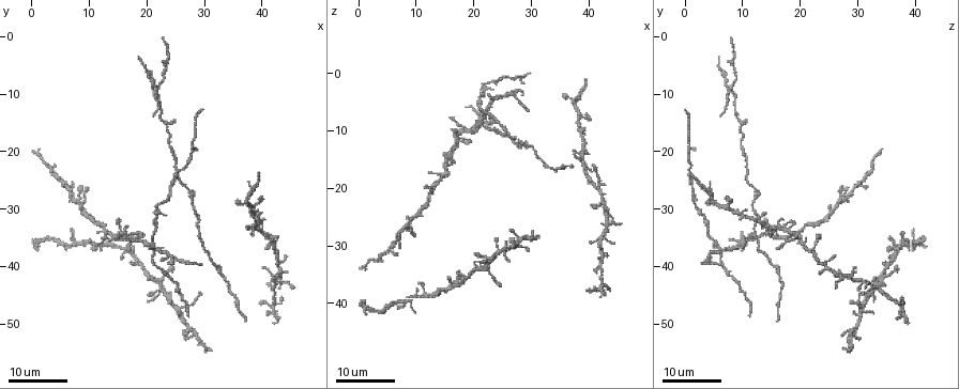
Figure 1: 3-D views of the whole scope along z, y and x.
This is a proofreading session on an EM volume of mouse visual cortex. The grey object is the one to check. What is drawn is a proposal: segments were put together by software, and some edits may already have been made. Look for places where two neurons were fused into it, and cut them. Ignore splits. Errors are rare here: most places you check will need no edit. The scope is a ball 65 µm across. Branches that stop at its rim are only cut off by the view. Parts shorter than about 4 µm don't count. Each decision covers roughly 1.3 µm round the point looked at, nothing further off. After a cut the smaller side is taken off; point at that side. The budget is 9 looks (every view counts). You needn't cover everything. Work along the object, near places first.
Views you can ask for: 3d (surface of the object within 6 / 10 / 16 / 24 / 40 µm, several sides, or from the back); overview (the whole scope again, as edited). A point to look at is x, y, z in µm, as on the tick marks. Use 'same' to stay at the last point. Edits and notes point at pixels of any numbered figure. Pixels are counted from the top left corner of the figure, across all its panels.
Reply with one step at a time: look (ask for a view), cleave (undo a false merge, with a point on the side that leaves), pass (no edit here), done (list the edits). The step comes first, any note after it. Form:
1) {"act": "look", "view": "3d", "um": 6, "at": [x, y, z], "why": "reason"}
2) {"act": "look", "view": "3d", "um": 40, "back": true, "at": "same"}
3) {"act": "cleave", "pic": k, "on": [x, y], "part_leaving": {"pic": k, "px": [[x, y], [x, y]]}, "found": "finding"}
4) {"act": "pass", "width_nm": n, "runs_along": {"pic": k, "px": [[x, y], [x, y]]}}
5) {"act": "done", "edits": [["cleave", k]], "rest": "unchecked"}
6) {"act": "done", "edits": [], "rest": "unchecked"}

{"act": "look", "view": "3d", "um": 16, "at": [21.5, 37.0, 6.5], "why": "four or more arms meet"}

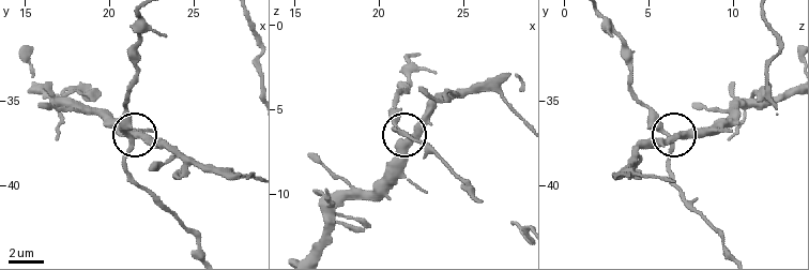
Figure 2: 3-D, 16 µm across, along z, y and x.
{"act": "look", "view": "3d", "um": 6, "at": [21.8, 37.0, 6.9], "why": "closer look"}

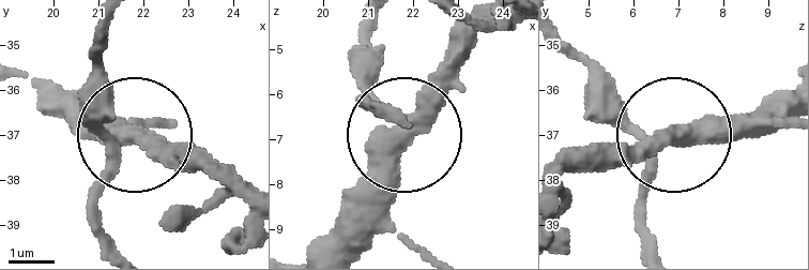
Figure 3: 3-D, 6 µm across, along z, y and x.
{"act": "pass", "width_nm": 390, "runs_along": {"pic": 3, "px": [[313, 251], [400, 135], [374, 89], [366, 24]]}, "found": "continuous, no second neuron"}

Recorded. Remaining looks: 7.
{"act": "look", "view": "3d", "um": 16, "at": [27.0, 26.5, 12.0], "why": "thick turns thin"}

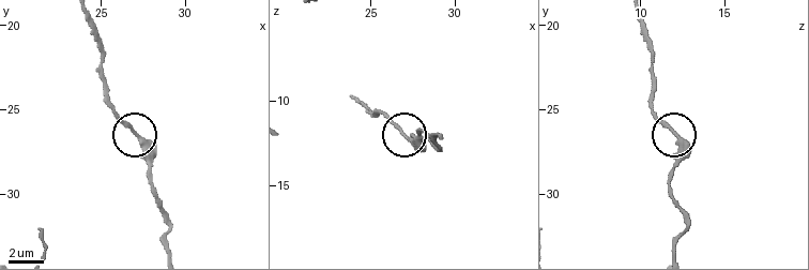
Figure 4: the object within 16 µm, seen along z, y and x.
{"act": "look", "view": "3d", "um": 6, "at": [27.2, 26.5, 12.1]}

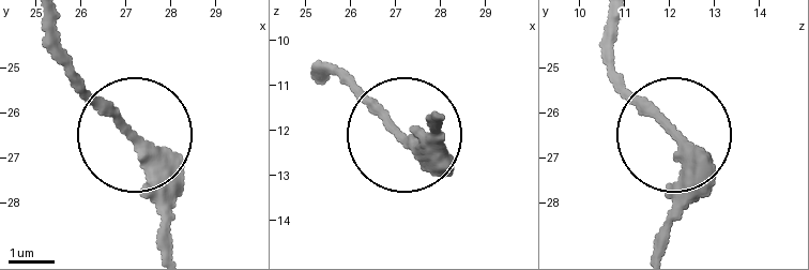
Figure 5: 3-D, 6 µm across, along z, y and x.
{"act": "look", "view": "3d", "um": 6, "back": true, "at": [27.30, 26.65, 12.25], "why": "from behind"}

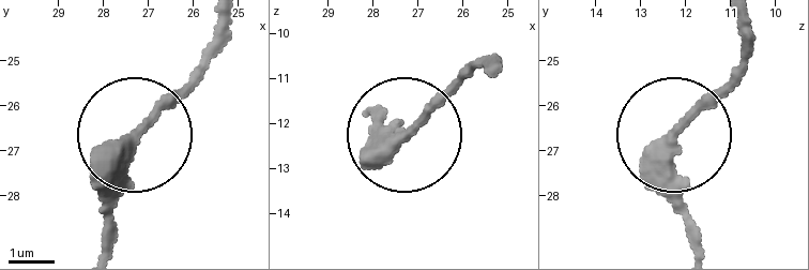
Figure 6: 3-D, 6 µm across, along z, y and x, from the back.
{"act": "pass", "found": "continuous, no second neuron"}

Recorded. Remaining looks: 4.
{"act": "look", "view": "3d", "um": 24, "at": [39.0, 33.0, 14.5], "why": "three arms meet"}

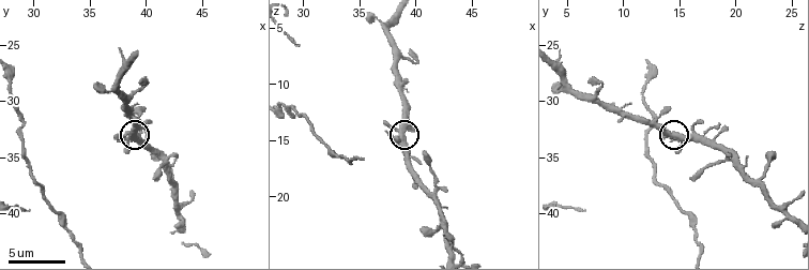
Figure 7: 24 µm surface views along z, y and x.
{"act": "look", "view": "3d", "um": 10, "at": [39.0, 33.0, 14.2]}

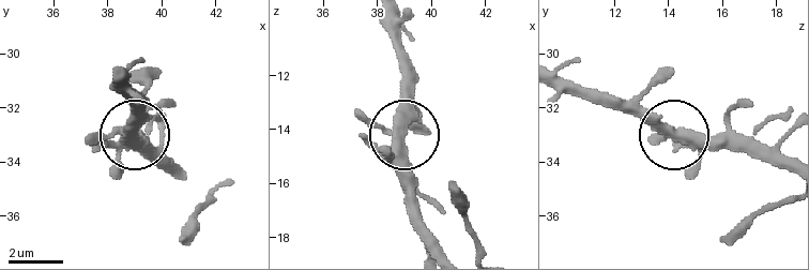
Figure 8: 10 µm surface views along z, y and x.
{"act": "pass", "found": "continuous, no second neuron"}

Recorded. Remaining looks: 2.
{"act": "look", "view": "3d", "um": 16, "at": [25.5, 47.5, 30.5], "why": "four or more arms meet"}

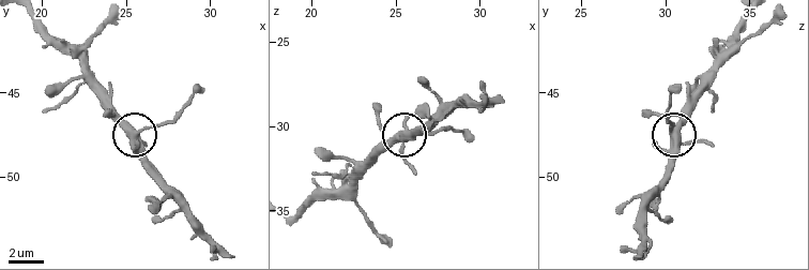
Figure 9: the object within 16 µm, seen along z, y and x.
{"act": "look", "view": "3d", "um": 10, "at": [25.7, 47.6, 30.3], "why": "closer look"}

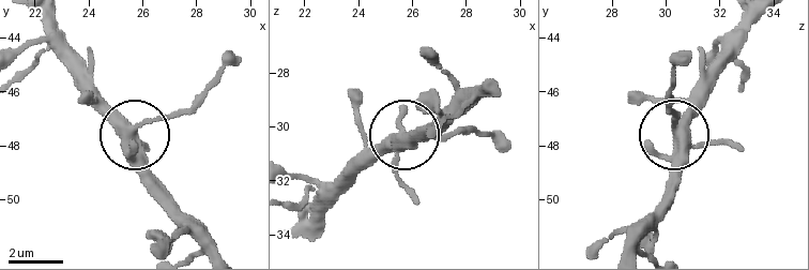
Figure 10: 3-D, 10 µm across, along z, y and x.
{"act": "pass", "runs_along": {"pic": 10, "px": [[745, 20], [733, 62], [673, 126], [671, 92]]}, "found": "one neuron here"}

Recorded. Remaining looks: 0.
{"act": "done", "edits": [], "rest": "unchecked"}

